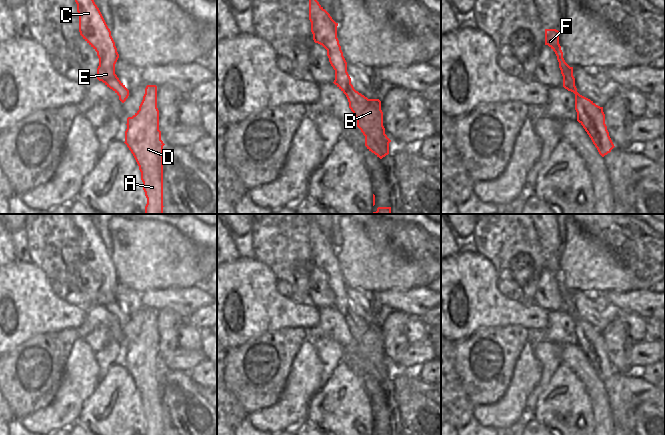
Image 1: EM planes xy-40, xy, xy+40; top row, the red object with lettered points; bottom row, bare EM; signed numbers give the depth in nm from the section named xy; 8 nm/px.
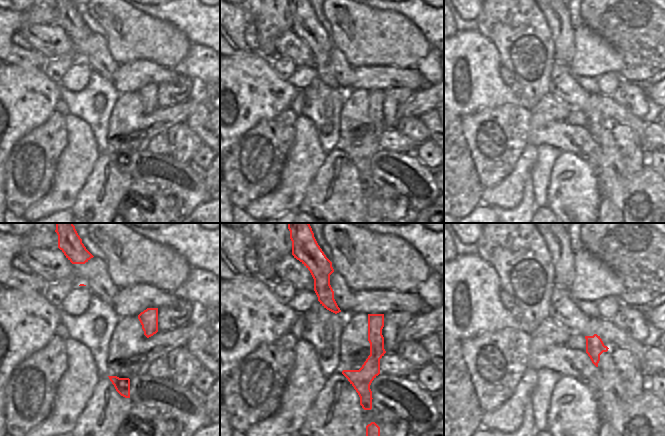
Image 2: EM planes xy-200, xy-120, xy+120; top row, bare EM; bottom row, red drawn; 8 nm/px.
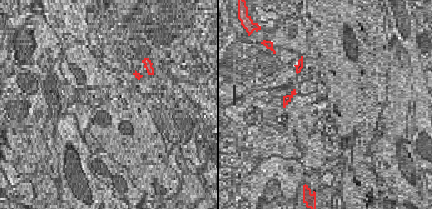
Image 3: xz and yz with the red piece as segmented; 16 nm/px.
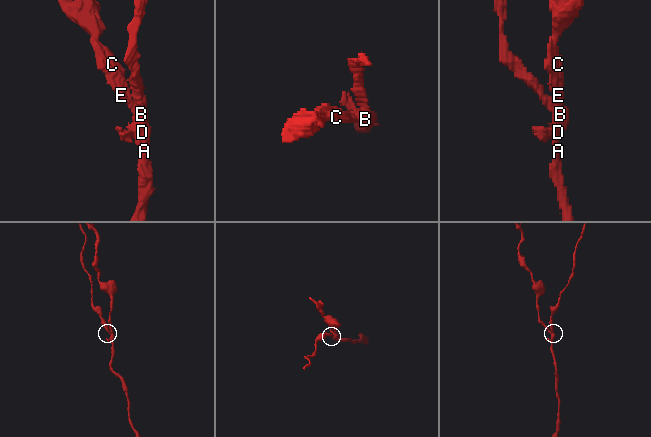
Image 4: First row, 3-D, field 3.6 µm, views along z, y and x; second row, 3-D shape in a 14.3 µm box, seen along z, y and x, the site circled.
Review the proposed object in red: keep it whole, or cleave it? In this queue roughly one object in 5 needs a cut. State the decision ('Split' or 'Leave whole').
Split.

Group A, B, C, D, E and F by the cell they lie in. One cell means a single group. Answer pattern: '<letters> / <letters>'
A B D / C E F

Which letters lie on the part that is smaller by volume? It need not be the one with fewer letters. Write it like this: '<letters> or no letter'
C, E, F

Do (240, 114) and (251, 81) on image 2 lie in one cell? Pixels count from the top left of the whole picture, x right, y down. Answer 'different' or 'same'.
same

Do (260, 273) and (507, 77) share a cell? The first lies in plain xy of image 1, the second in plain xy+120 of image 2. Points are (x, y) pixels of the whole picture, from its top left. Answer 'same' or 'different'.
different

